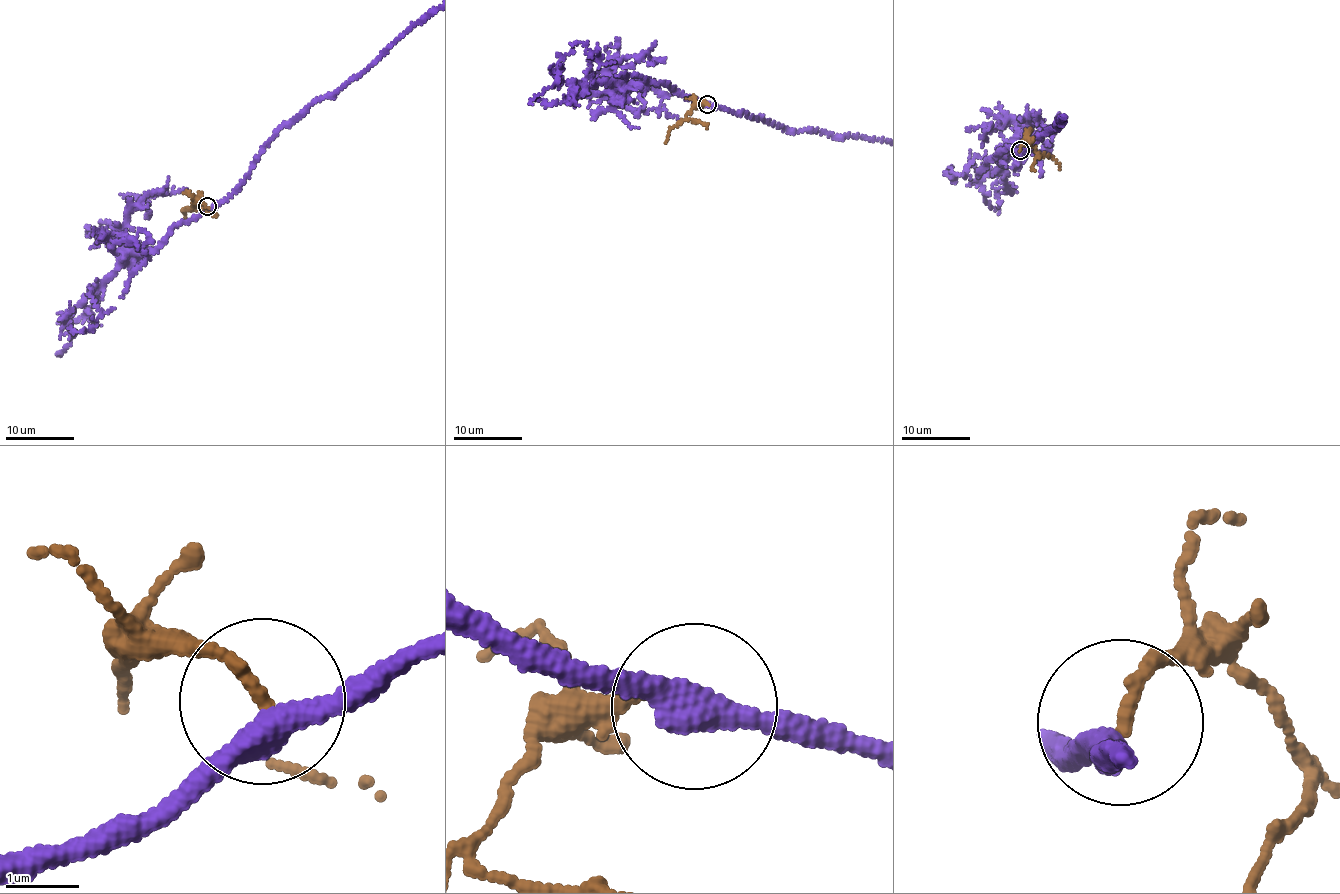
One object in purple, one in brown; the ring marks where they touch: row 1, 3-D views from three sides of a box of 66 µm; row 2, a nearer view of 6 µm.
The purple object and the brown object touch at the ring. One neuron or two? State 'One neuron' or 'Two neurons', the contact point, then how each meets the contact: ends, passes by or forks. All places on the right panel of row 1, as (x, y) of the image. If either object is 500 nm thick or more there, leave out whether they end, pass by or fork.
One neuron. Place: (1020, 150). At the ring purple passes by. At the ring brown ends

